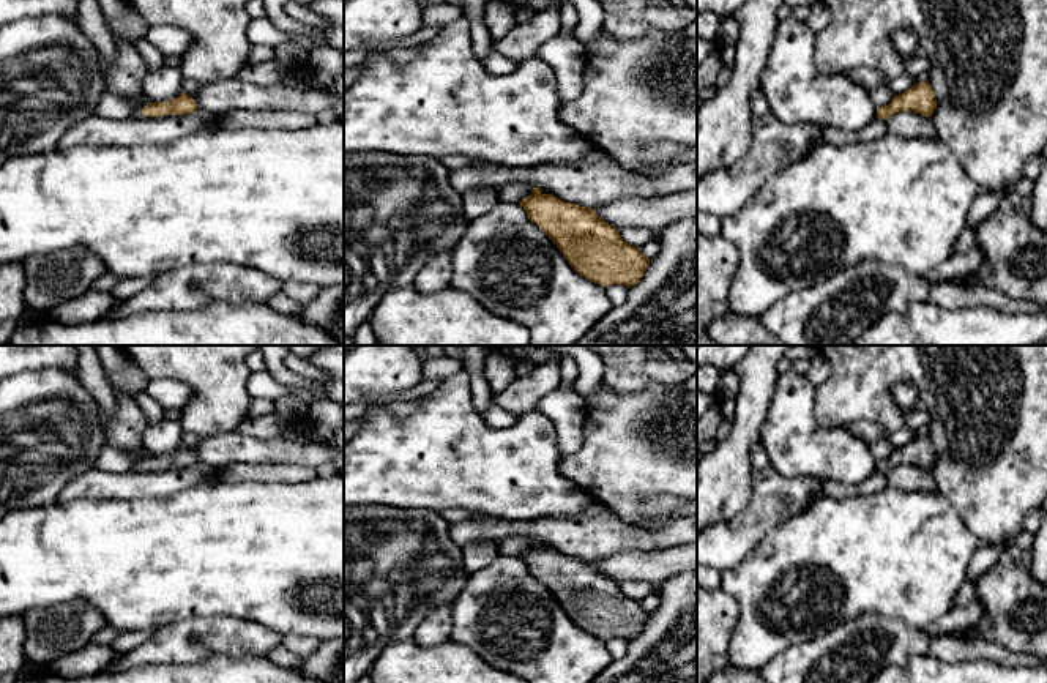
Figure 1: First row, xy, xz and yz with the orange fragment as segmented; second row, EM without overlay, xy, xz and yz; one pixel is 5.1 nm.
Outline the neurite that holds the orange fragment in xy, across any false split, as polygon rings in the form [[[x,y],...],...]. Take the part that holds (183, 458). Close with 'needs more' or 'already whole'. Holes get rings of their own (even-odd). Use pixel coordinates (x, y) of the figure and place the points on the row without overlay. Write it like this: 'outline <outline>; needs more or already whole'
outline [[[181,446],[178,451],[164,456],[148,456],[140,467],[145,470],[162,470],[170,467],[188,468],[194,464],[197,464],[196,454],[189,448]]]; already whole

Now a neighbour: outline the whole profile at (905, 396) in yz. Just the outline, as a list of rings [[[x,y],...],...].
[[[899,383],[892,388],[892,399],[905,413],[910,413],[919,401],[919,396],[911,385]]]

